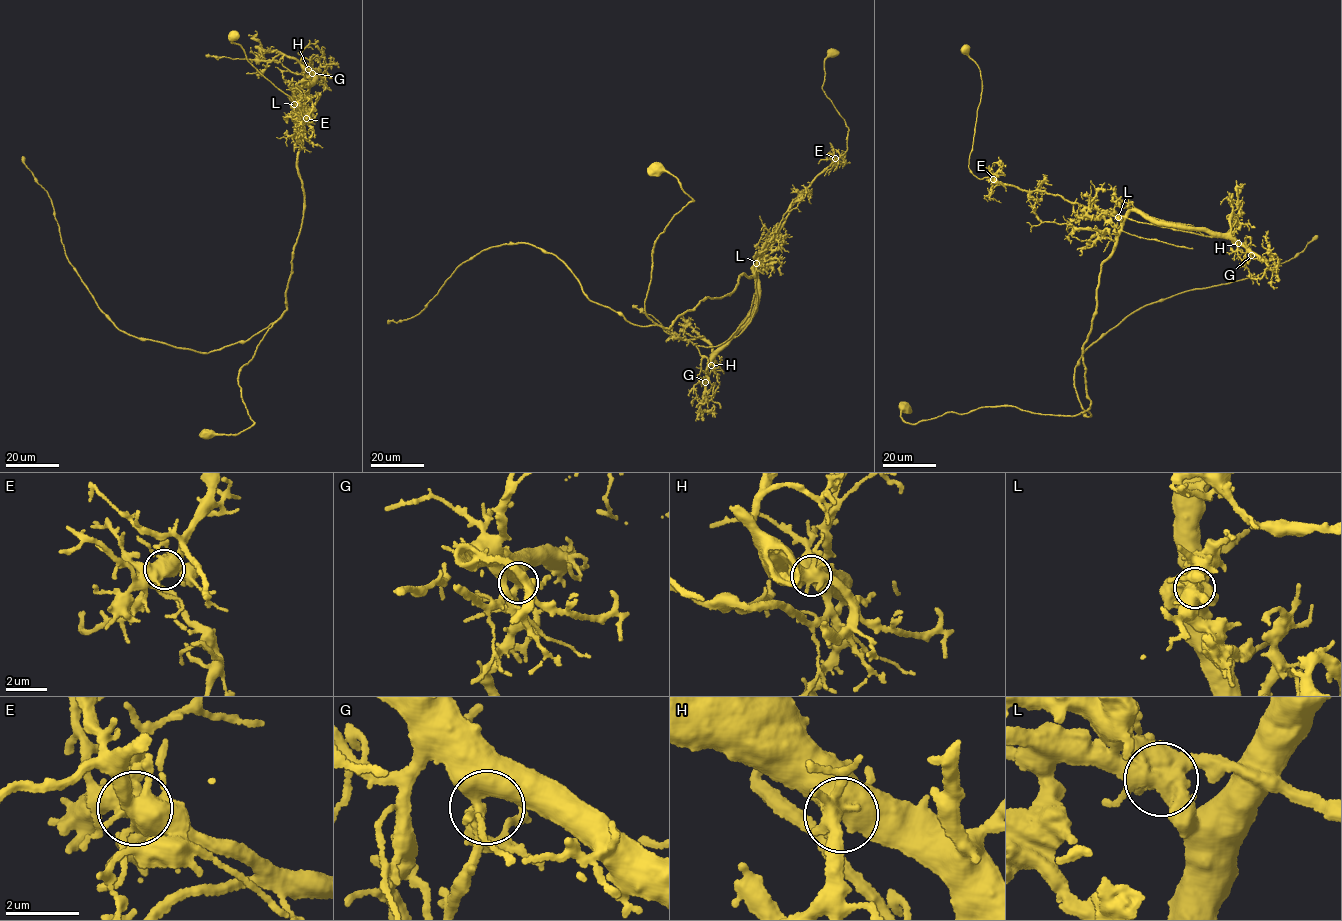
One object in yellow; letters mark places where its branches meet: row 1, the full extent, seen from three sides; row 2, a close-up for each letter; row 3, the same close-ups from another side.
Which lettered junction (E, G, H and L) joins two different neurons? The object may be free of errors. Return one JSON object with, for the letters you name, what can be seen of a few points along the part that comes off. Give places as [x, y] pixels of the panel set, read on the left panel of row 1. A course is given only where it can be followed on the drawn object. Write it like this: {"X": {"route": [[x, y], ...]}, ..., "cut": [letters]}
{"L": {"route": [[294, 104], [298, 119], [309, 116], [311, 123], [232, 42], [235, 32]]}, "cut": ["L"]}

